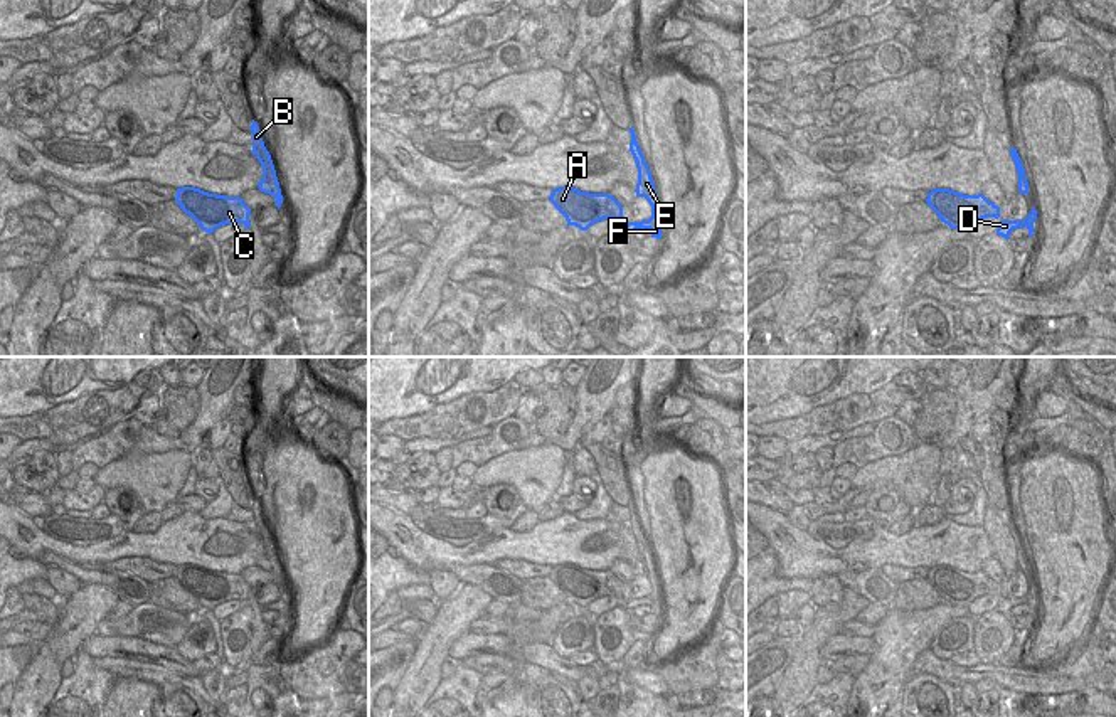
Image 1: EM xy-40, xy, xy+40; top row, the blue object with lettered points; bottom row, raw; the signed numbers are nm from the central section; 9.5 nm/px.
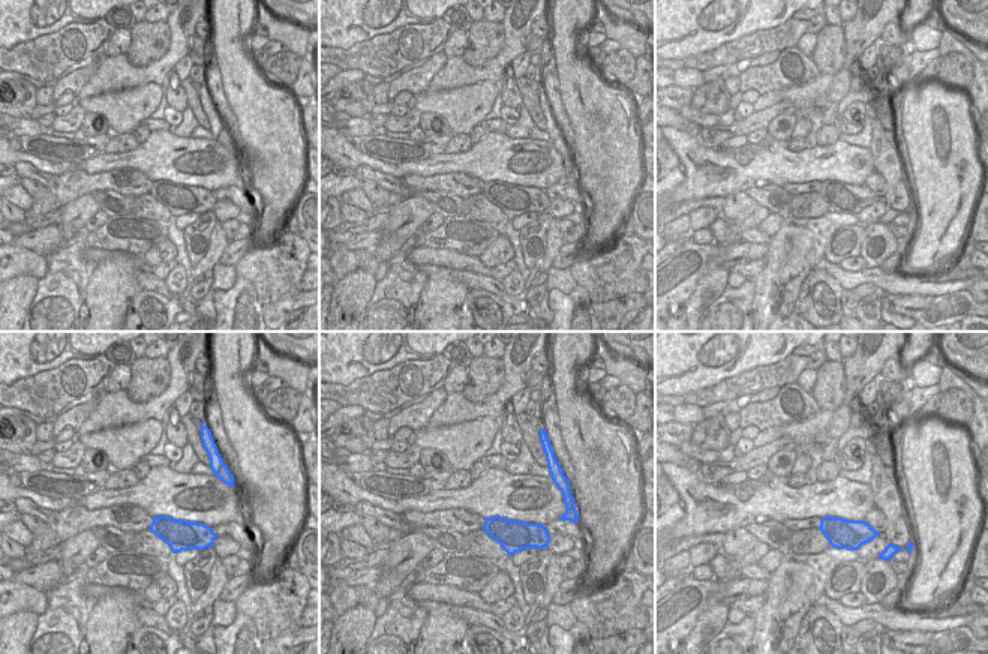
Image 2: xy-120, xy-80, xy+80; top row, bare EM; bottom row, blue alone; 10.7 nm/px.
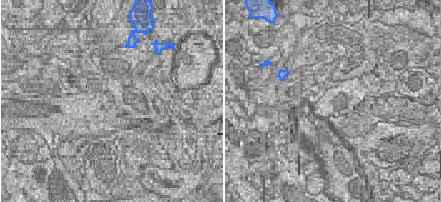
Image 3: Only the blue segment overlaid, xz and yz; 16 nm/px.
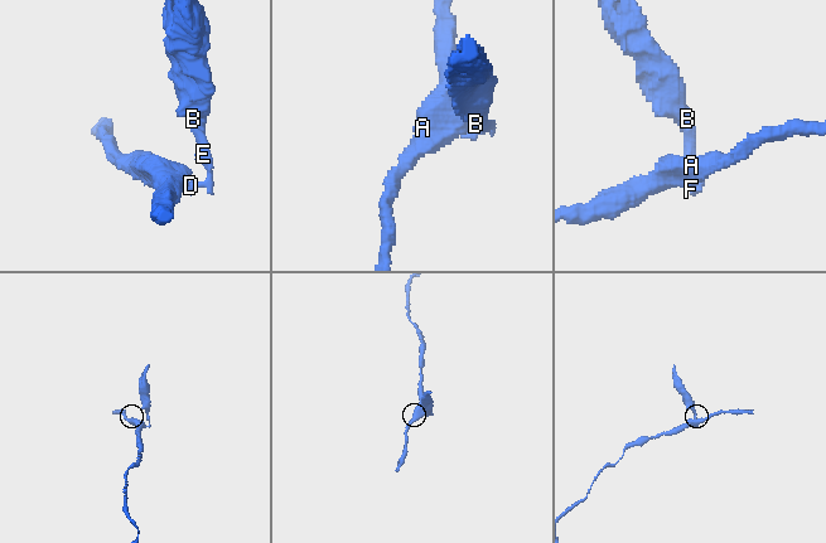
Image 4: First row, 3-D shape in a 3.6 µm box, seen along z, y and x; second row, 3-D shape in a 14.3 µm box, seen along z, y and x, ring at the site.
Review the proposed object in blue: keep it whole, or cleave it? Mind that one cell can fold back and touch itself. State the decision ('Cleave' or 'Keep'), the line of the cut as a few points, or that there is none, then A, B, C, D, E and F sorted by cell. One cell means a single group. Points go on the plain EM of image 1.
Cleave. Split along xy (633, 600), (625, 608). Groups: A C / B D E F.

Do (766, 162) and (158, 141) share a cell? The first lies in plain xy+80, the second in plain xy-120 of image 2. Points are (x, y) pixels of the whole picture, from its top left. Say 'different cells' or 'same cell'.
same cell

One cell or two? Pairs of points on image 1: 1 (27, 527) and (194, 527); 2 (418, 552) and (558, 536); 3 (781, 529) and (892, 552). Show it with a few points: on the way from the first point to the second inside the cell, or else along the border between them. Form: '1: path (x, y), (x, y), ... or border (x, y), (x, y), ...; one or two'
1: path (69, 551), (105, 552), (120, 546), (152, 546); one
2: path (453, 554), (473, 554), (497, 546), (522, 546); one
3: path (808, 556), (850, 557), (866, 552); one

